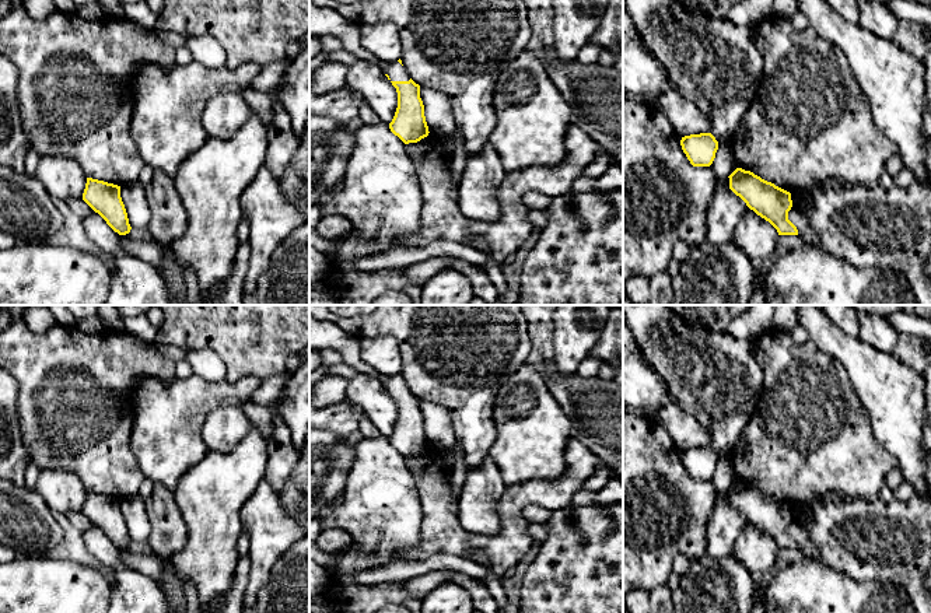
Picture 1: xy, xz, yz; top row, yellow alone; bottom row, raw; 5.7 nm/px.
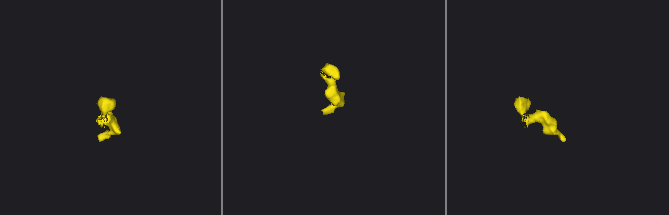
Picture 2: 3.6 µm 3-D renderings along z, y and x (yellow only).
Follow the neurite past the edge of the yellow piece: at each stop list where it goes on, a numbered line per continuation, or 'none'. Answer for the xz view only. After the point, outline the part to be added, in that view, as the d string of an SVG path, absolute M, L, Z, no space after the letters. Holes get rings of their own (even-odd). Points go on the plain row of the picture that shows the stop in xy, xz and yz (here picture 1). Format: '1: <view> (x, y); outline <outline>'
1: xz (396, 385); outline M399 375L389 376L385 388L389 389L391 395L409 395L410 389L407 388L405 379Z

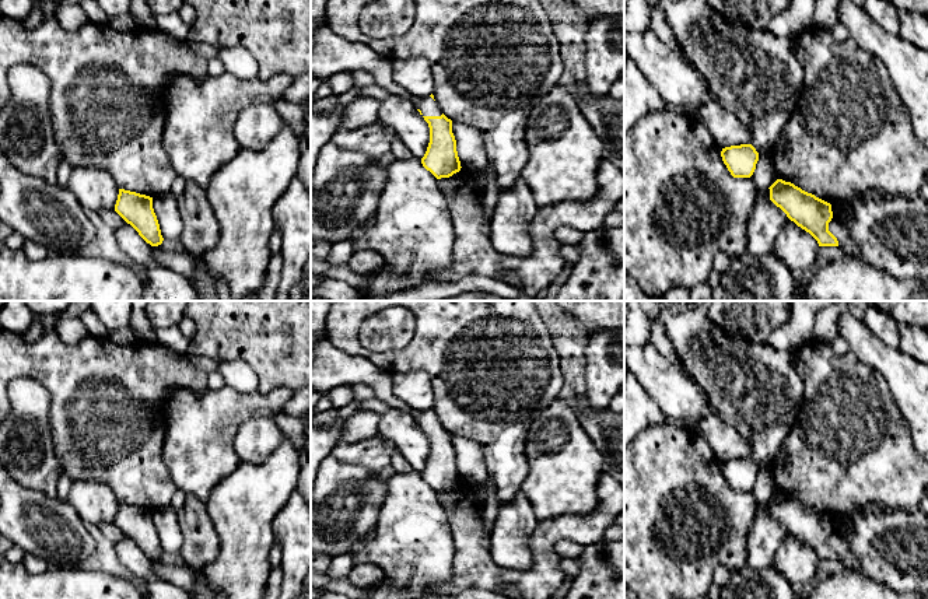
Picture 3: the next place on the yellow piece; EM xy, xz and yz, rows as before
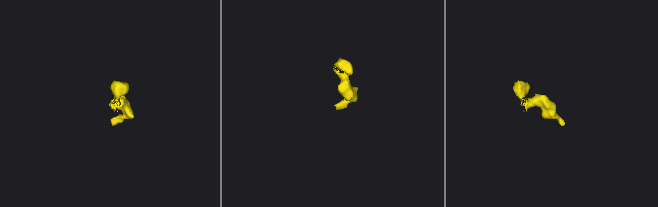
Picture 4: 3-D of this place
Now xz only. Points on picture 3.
1: xz (429, 420); outline M431 410L421 411L417 423L421 424L423 430L441 430L442 424L440 423L437 414Z

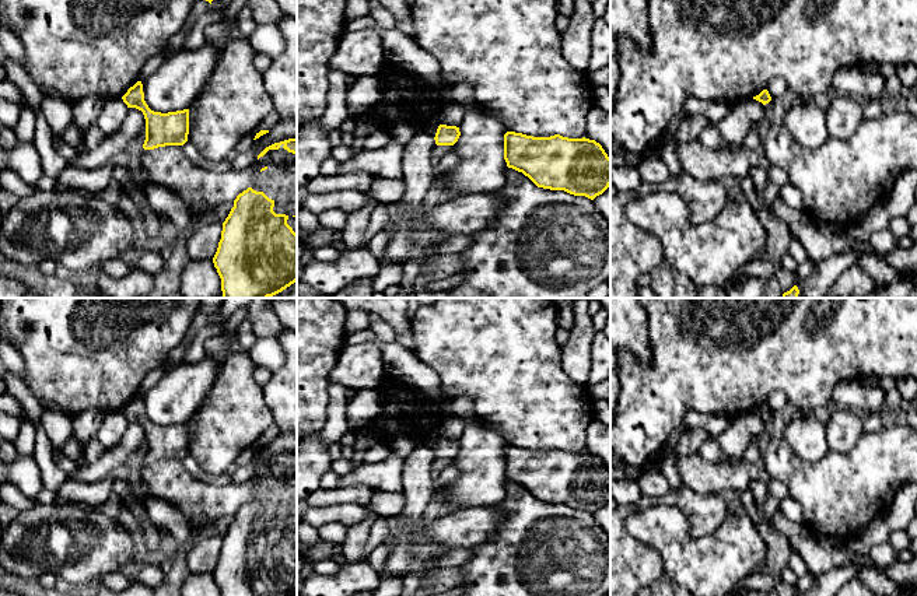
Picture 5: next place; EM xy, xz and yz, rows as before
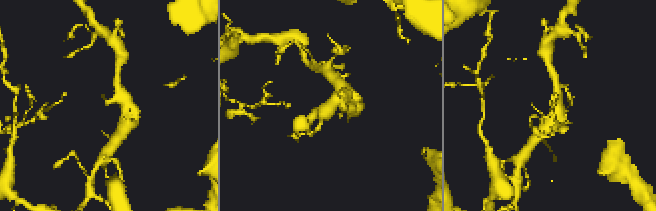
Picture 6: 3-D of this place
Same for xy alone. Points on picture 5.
1: xy (279, 495); outline M279 462L277 476L259 485L252 497L252 502L263 505L274 515L273 525L286 527L287 537L297 547L297 467Z

